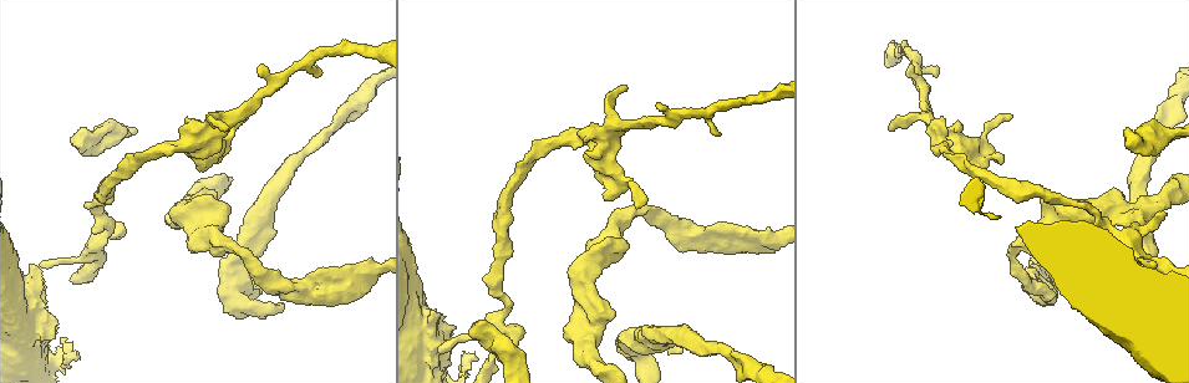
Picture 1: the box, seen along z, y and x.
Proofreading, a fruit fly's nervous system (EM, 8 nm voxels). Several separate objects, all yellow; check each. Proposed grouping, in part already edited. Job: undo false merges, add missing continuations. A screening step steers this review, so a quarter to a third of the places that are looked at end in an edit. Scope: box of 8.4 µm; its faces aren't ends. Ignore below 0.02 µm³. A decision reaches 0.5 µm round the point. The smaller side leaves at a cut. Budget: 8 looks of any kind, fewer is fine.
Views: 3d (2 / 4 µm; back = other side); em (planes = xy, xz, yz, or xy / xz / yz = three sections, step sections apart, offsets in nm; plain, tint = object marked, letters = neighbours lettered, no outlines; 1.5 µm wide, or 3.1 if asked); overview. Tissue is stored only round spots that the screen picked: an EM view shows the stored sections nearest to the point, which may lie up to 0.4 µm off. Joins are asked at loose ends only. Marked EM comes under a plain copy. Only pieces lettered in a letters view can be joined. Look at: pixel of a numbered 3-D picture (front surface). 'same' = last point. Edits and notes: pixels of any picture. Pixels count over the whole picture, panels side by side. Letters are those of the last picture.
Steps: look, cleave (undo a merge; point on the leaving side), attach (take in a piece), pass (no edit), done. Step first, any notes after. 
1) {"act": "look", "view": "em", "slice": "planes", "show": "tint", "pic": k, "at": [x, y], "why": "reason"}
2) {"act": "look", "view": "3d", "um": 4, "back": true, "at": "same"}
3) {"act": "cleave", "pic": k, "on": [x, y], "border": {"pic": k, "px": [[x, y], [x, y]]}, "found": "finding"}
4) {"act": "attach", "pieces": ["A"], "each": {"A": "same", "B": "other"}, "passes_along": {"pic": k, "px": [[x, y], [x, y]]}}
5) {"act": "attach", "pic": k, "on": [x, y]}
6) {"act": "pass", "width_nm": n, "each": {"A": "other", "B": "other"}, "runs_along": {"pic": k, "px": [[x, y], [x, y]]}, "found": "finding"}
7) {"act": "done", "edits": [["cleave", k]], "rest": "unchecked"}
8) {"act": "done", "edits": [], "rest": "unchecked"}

{"act": "look", "view": "em", "slice": "planes", "show": "letters", "pic": 1, "at": [474, 353], "why": "branch stops here"}

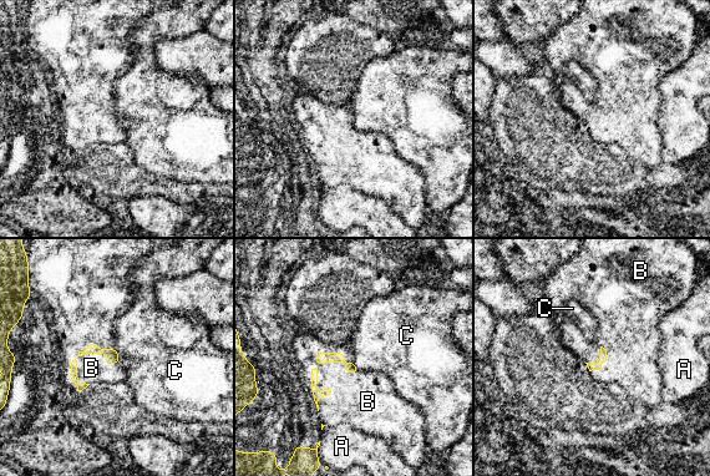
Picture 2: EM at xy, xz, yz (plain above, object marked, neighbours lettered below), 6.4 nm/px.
{"act": "pass", "longest_contact_nm": ["B", 320], "each": {"A": "other", "B": "other", "C": "other"}, "border": {"pic": 2, "px": [[113, 348], [120, 363]]}, "found": "no lettered piece goes on from it"}

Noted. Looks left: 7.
{"act": "look", "view": "3d", "um": 4, "back": true, "pic": 1, "at": [254, 315], "why": "thick end"}

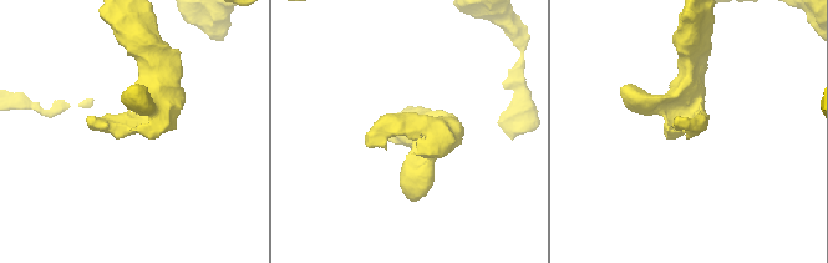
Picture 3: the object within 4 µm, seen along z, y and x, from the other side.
{"act": "look", "view": "em", "slice": "yz", "step": 4, "show": "letters", "pic": 3, "at": [136, 131]}

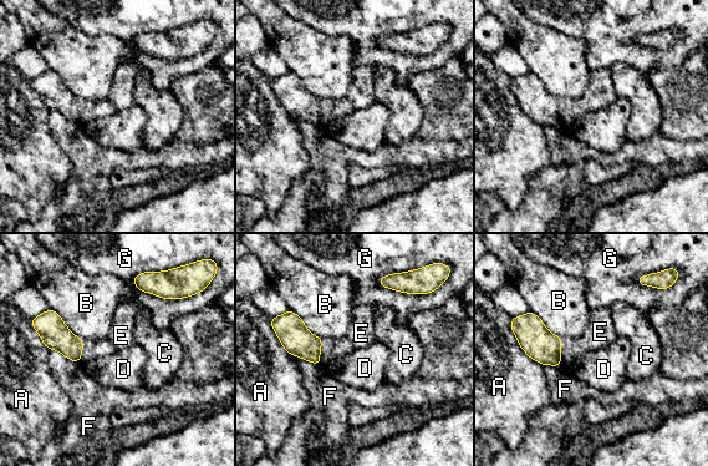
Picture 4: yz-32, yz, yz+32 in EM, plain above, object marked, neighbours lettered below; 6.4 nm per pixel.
{"act": "look", "view": "em", "slice": "planes", "show": "letters", "at": "same", "why": "another direction"}

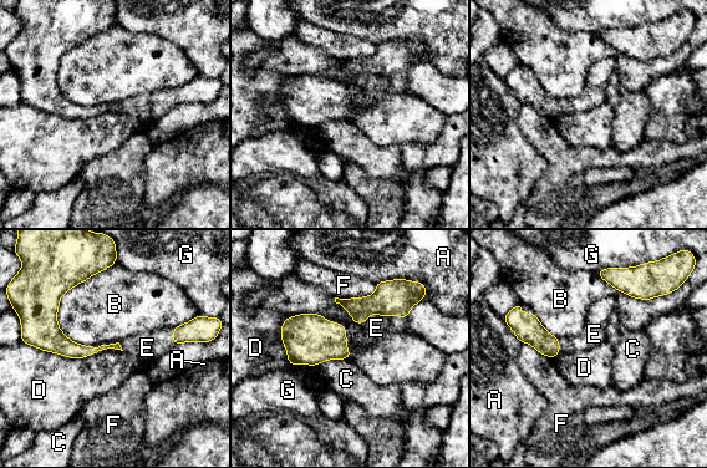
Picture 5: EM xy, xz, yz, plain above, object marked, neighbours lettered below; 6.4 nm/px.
{"act": "attach", "pic": 5, "on": [376, 327], "each": {"A": "other", "B": "other", "C": "other", "D": "other", "E": "same", "F": "other", "G": "other"}, "found": "the neuron continues"}

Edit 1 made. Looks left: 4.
{"act": "look", "view": "em", "slice": "planes", "show": "letters", "pic": 1, "at": [1166, 214], "why": "branch stops here"}

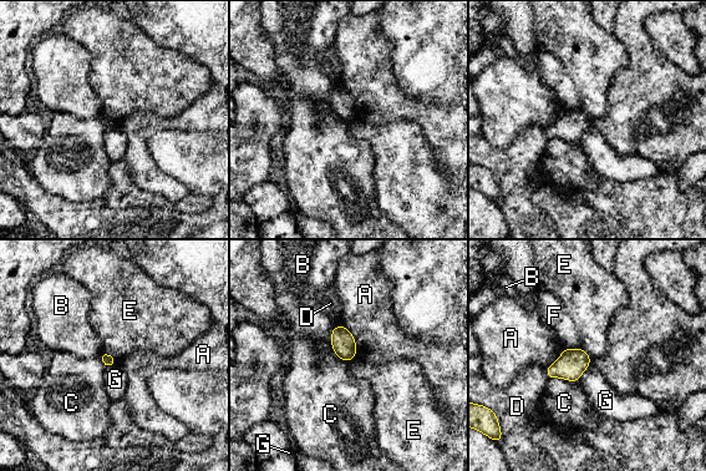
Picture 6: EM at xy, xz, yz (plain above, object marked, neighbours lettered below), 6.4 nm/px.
{"act": "pass", "each": {"A": "other", "B": "other", "C": "other", "D": "other", "E": "other", "F": "other", "G": "other"}, "found": "none of them fits"}

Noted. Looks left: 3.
{"act": "done", "edits": [["attach", 5]], "rest": "unchecked"}

